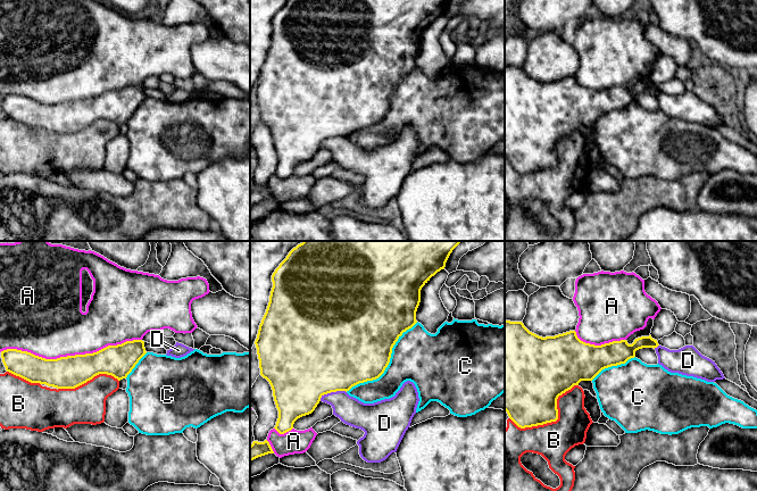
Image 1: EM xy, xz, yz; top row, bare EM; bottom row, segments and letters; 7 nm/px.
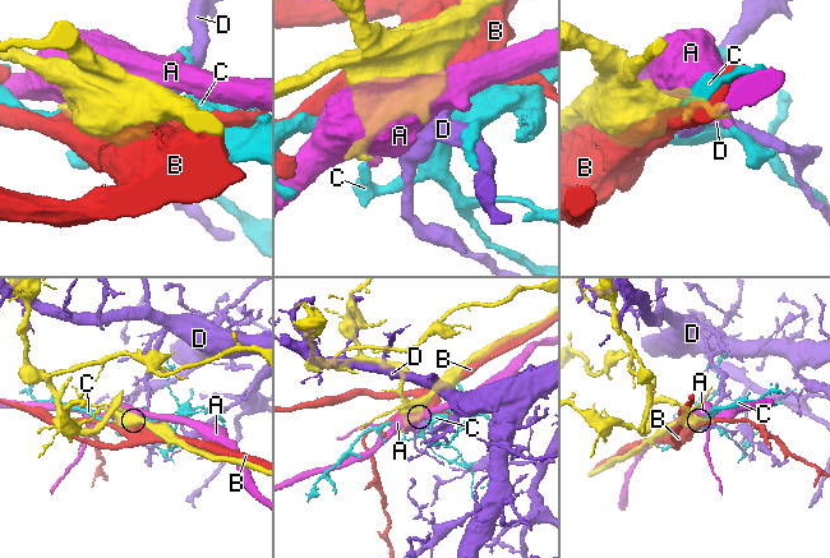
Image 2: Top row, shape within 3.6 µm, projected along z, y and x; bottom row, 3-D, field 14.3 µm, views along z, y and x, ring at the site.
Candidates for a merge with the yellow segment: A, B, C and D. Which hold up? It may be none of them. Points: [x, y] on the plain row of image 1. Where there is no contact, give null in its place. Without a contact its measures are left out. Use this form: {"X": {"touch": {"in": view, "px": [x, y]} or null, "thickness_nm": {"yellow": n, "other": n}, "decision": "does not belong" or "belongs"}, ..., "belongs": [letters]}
{"A": {"touch": {"in": "xy", "px": [71, 101]}, "thickness_nm": {"yellow": 220, "other": 460}, "decision": "does not belong"}, "B": {"touch": {"in": "yz", "px": [554, 166]}, "thickness_nm": {"yellow": 400, "other": 260}, "decision": "does not belong"}, "C": {"touch": {"in": "xz", "px": [388, 109]}, "thickness_nm": {"yellow": 480, "other": 360}, "decision": "belongs"}, "D": {"touch": {"in": "xz", "px": [332, 136]}, "thickness_nm": {"yellow": 500, "other": 190}, "decision": "does not belong"}, "belongs": ["C"]}

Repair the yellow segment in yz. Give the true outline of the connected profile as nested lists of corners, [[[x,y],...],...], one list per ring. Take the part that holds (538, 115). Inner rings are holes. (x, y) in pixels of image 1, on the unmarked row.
[[[505,66],[505,156],[509,164],[521,174],[543,170],[547,168],[556,167],[558,165],[557,144],[559,141],[571,135],[574,131],[579,131],[581,126],[592,126],[602,115],[625,109],[629,105],[635,102],[635,97],[642,93],[657,93],[659,90],[657,85],[649,82],[641,82],[634,85],[632,90],[629,90],[626,85],[613,86],[601,91],[594,91],[581,86],[575,76],[569,76],[555,82],[539,82],[530,77],[522,67]]]

